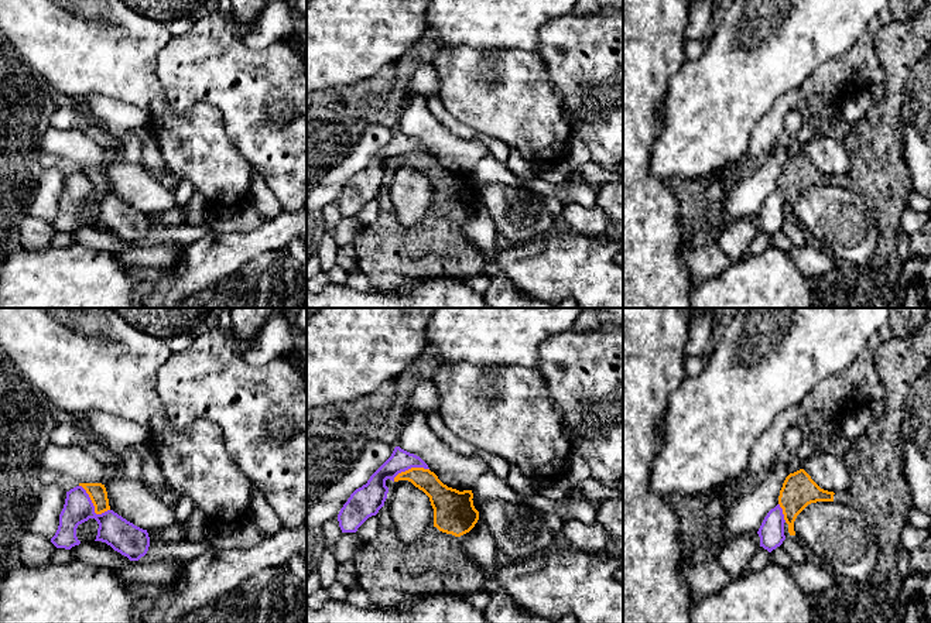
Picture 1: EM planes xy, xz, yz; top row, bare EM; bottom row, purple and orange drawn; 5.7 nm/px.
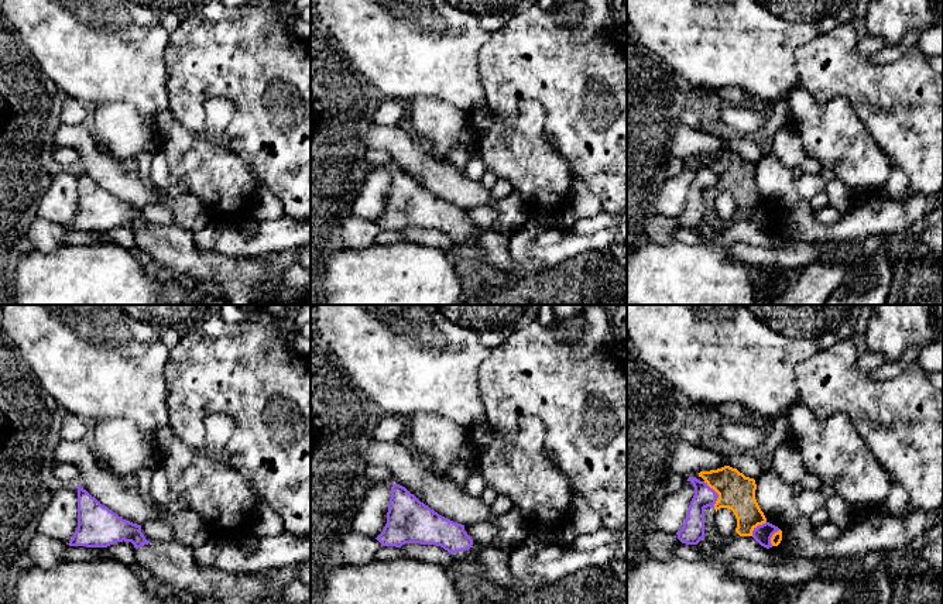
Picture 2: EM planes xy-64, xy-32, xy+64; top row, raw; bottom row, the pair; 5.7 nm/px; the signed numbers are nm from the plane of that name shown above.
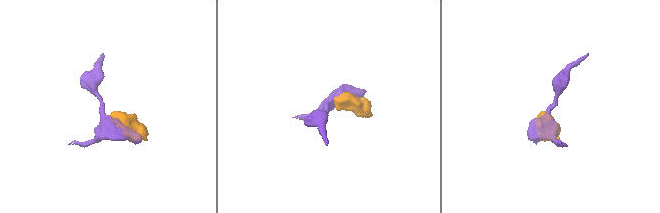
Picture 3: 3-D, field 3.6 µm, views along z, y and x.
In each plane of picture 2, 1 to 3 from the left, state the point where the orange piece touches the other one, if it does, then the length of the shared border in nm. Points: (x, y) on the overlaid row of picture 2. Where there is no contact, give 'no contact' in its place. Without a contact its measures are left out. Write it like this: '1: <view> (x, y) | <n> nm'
1: no contact
2: no contact
3: xy+64 (717, 494) | 170 nm

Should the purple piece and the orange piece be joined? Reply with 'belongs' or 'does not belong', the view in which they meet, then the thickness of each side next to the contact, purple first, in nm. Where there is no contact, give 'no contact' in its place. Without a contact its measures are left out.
does not belong; meets purple in xy; 180 nm thick on the purple side, 100 nm on the other

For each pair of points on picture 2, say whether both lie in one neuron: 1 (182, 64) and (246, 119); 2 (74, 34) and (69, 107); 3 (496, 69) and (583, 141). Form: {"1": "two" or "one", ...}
{"1": "one", "2": "two", "3": "one"}

